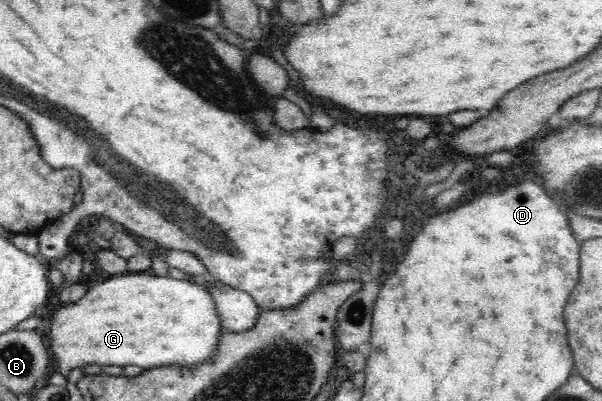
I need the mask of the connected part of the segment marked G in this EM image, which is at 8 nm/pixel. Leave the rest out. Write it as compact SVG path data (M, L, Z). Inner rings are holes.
M127 273L107 279L93 288L75 304L63 305L53 314L51 321L51 341L49 348L58 360L59 370L67 376L71 369L88 364L101 364L104 367L123 368L129 365L144 369L161 366L199 366L209 360L218 348L222 333L217 306L213 296L205 287L175 280L168 276L141 273Z

